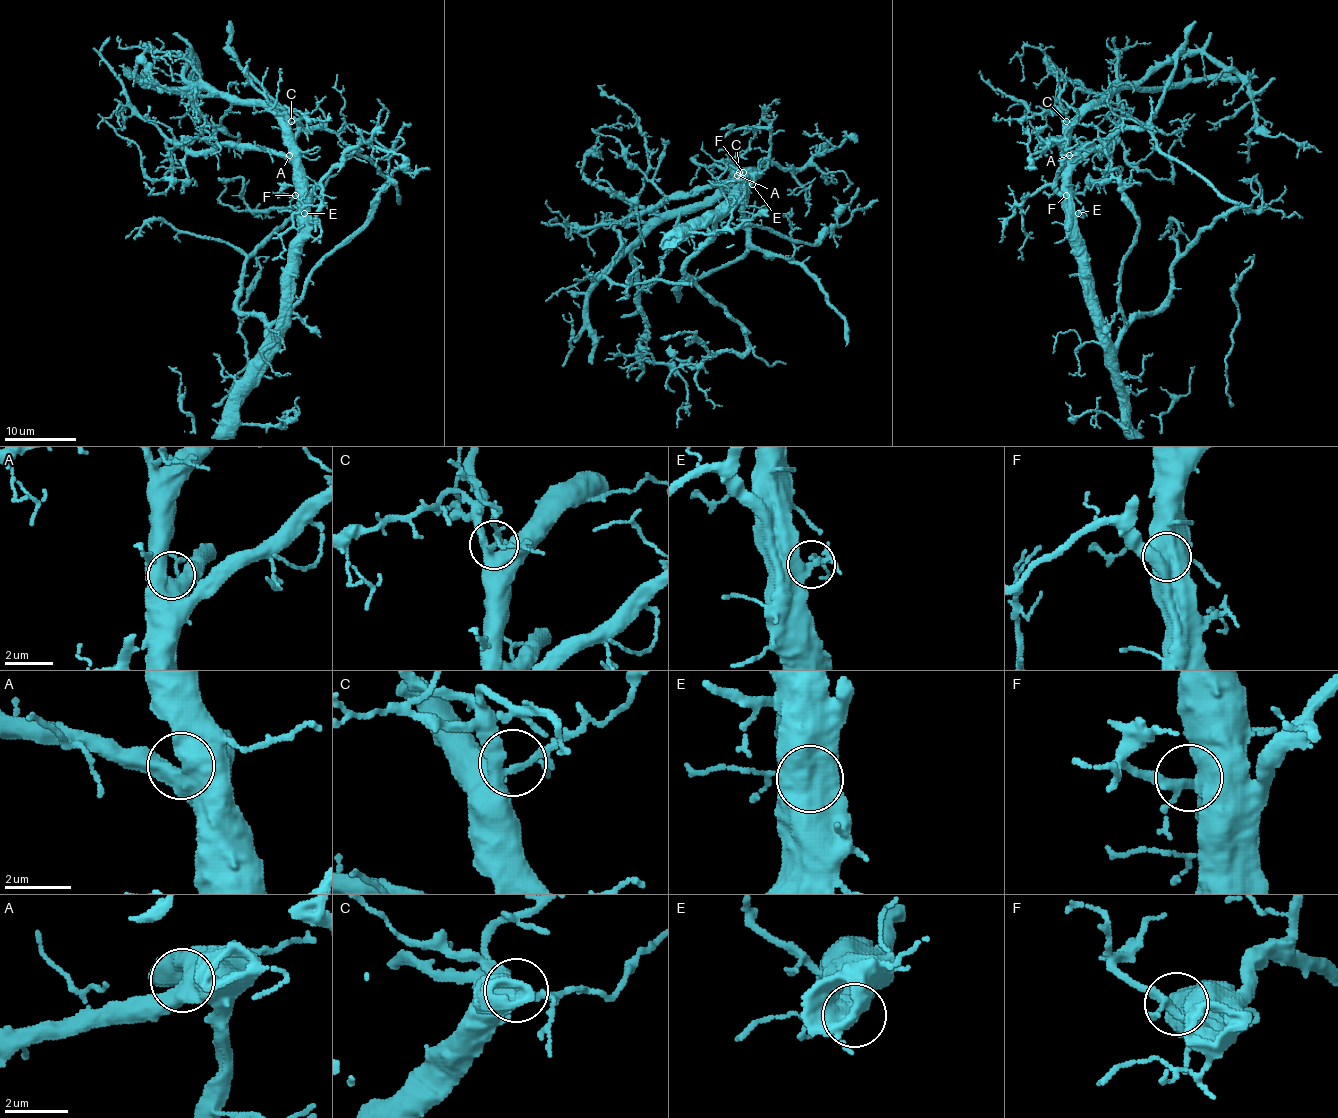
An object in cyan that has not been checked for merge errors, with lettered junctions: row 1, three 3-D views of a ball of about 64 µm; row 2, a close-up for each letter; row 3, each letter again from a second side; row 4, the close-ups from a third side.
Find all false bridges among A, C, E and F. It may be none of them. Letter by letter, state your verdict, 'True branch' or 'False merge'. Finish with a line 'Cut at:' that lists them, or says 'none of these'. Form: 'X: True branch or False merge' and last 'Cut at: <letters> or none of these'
A: True branch
C: True branch
E: True branch
F: True branch
Cut at: none of these

